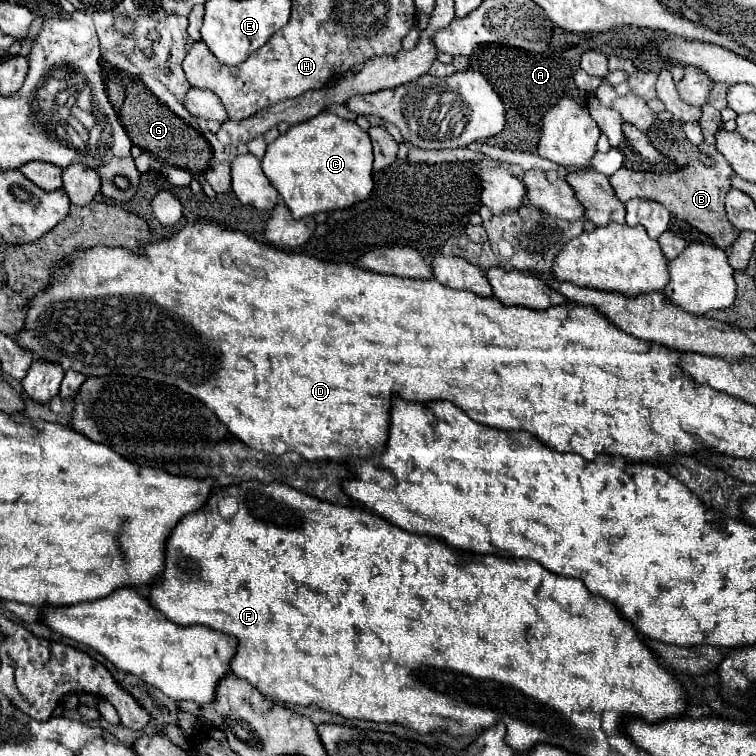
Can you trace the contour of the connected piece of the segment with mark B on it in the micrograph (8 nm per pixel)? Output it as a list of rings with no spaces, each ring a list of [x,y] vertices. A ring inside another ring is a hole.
[[[704,105],[702,117],[700,117],[700,127],[702,127],[704,143],[698,149],[704,151],[714,161],[712,165],[694,161],[674,173],[640,173],[640,171],[632,171],[632,169],[618,169],[610,177],[610,183],[620,201],[626,203],[628,199],[634,199],[634,197],[654,199],[654,201],[662,203],[664,207],[668,207],[670,213],[676,215],[678,219],[684,219],[698,231],[706,233],[718,247],[726,249],[734,243],[734,239],[738,237],[740,231],[734,225],[730,225],[730,221],[726,219],[726,213],[724,213],[724,199],[726,199],[726,193],[730,191],[730,175],[734,171],[728,165],[728,161],[724,161],[724,157],[720,157],[720,153],[714,147],[714,133],[716,133],[716,129],[722,127],[720,111],[714,109],[712,105]]]

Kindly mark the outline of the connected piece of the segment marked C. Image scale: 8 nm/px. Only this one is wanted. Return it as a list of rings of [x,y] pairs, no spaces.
[[[320,113],[304,123],[292,125],[288,133],[280,135],[274,143],[268,145],[266,155],[262,159],[262,169],[268,177],[268,181],[276,187],[276,191],[282,195],[284,203],[288,205],[292,217],[302,219],[308,215],[314,215],[318,211],[334,211],[334,209],[346,209],[354,203],[360,203],[370,197],[374,181],[372,181],[372,141],[366,131],[362,131],[356,121],[342,119],[334,113]]]

